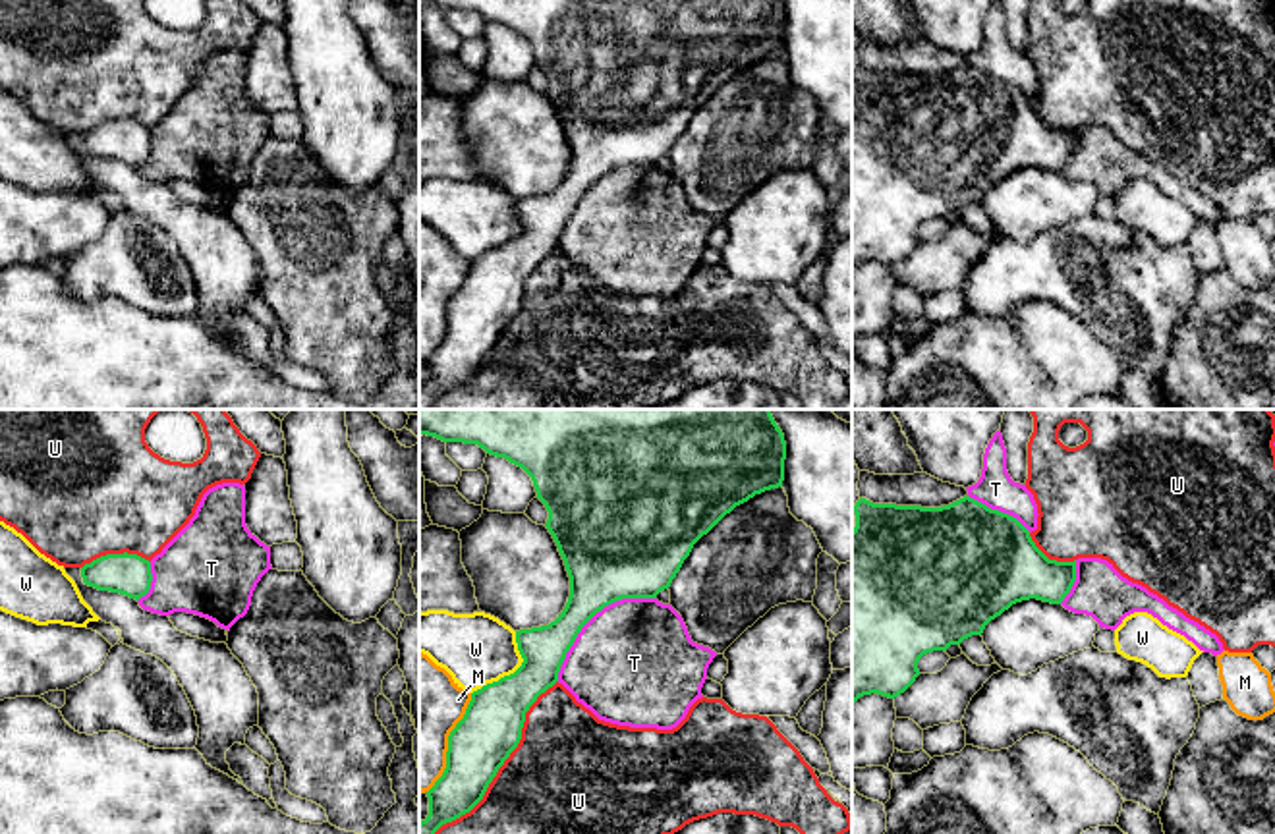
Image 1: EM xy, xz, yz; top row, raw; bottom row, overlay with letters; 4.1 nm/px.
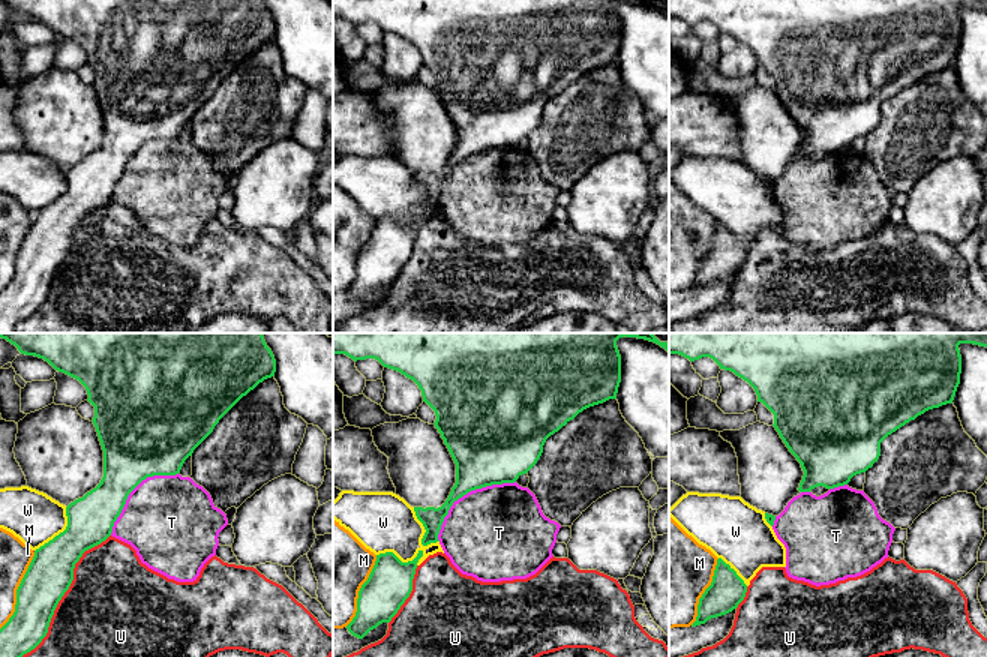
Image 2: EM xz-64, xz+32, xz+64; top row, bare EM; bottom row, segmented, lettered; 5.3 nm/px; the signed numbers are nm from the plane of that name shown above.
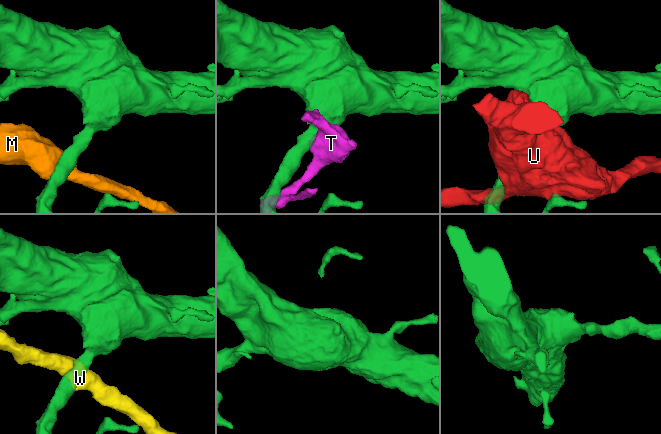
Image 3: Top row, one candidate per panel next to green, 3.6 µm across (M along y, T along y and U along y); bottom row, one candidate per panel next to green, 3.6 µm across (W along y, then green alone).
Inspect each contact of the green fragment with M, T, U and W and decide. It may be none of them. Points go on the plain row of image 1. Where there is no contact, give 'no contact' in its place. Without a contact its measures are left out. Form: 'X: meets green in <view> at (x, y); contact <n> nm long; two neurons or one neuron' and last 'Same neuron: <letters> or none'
M: meets green in xz at (449, 311); contact 460 nm long; two neurons
T: meets green in xz at (592, 184); contact 550 nm long; two neurons
U: meets green in xz at (503, 331); contact 850 nm long; two neurons
W: meets green in xz at (514, 240); contact 320 nm long; two neurons
Same neuron: none

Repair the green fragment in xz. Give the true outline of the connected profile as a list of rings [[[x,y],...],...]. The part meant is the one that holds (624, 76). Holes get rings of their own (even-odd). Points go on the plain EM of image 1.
[[[419,0],[442,10],[477,12],[487,21],[522,35],[549,79],[552,102],[570,145],[570,164],[554,189],[516,199],[522,234],[471,261],[464,286],[448,303],[446,336],[427,359],[429,382],[419,390],[419,409],[469,380],[485,363],[498,336],[518,315],[525,280],[558,249],[560,234],[581,195],[605,174],[622,166],[655,166],[668,156],[694,112],[726,81],[755,62],[782,54],[786,10],[782,0]]]

